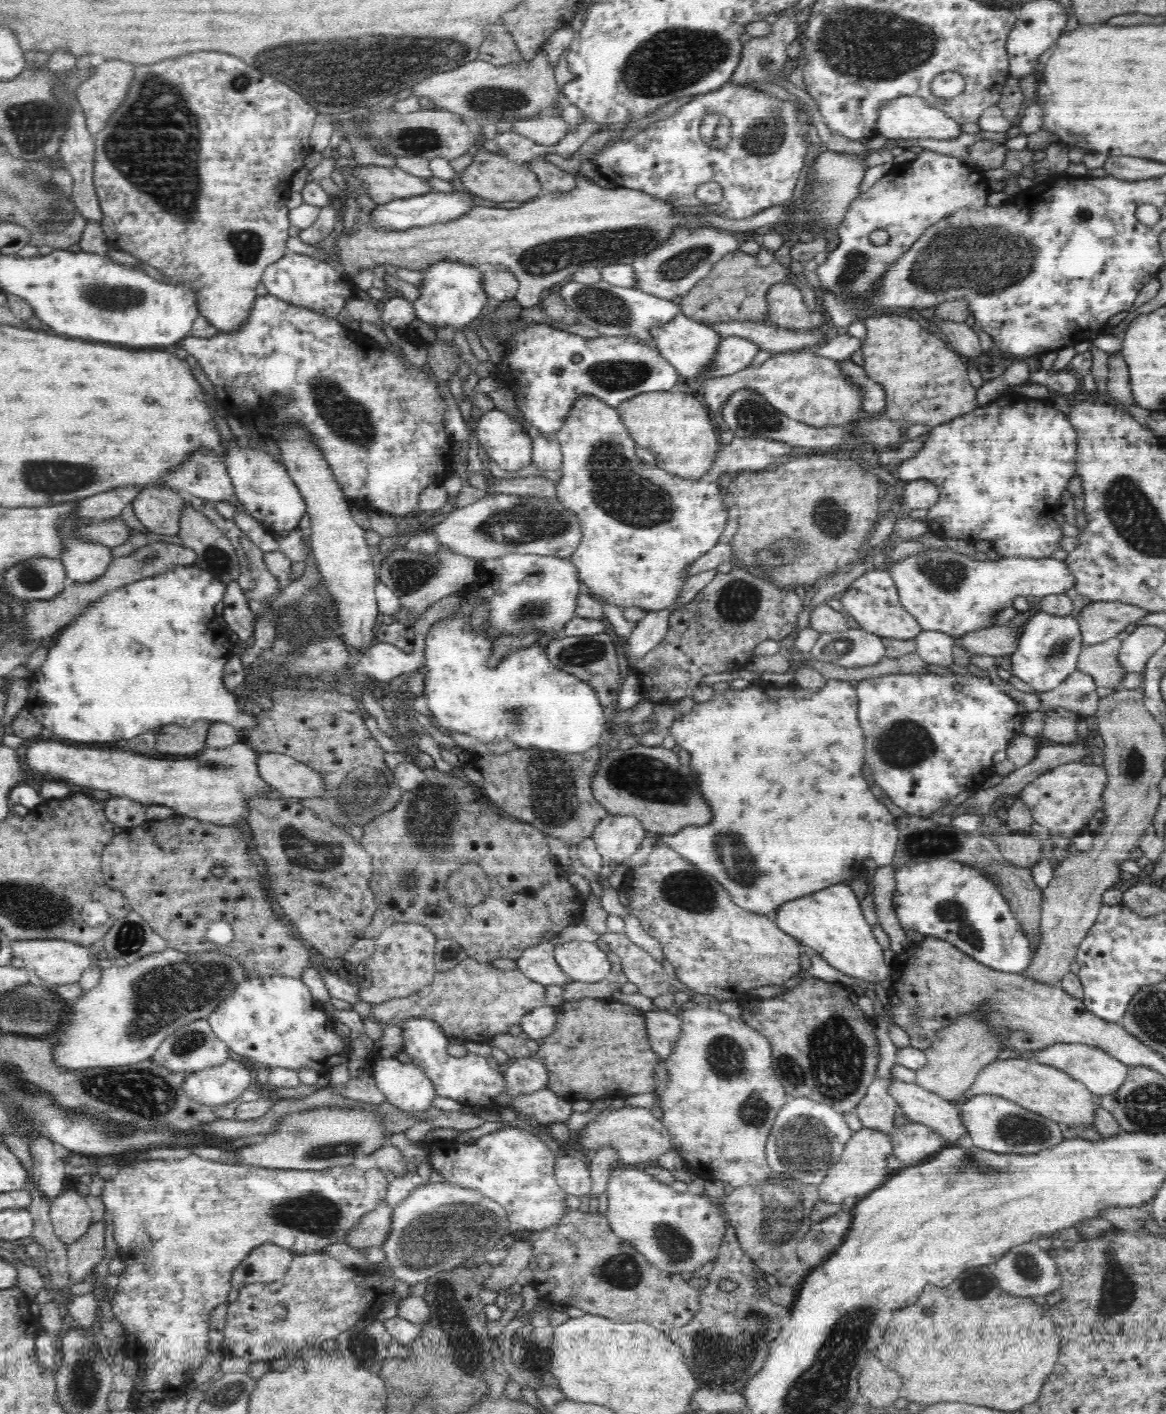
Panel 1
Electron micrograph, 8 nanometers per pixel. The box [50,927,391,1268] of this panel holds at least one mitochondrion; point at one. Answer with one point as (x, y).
(162, 994)

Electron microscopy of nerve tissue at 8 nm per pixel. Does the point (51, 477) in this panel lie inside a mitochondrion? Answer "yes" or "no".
yes

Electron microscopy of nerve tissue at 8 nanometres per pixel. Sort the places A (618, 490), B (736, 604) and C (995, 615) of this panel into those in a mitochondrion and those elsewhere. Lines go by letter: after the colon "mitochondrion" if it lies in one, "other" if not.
A: mitochondrion
B: mitochondrion
C: other

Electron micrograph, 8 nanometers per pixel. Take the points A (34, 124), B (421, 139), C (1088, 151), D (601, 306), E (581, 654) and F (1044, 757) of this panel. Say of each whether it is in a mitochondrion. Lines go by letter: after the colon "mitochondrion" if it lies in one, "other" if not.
A: mitochondrion
B: mitochondrion
C: other
D: mitochondrion
E: mitochondrion
F: other

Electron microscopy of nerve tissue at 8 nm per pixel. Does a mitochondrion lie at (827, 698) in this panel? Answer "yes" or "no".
no

